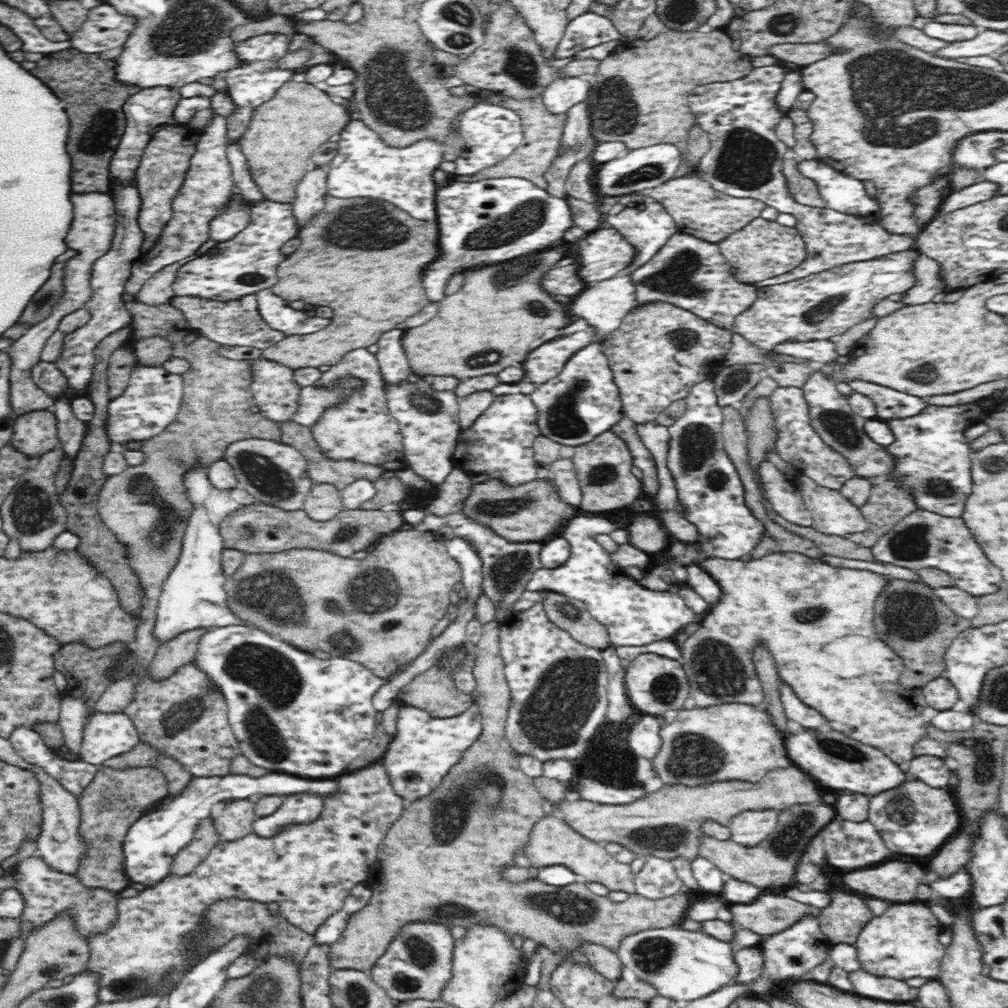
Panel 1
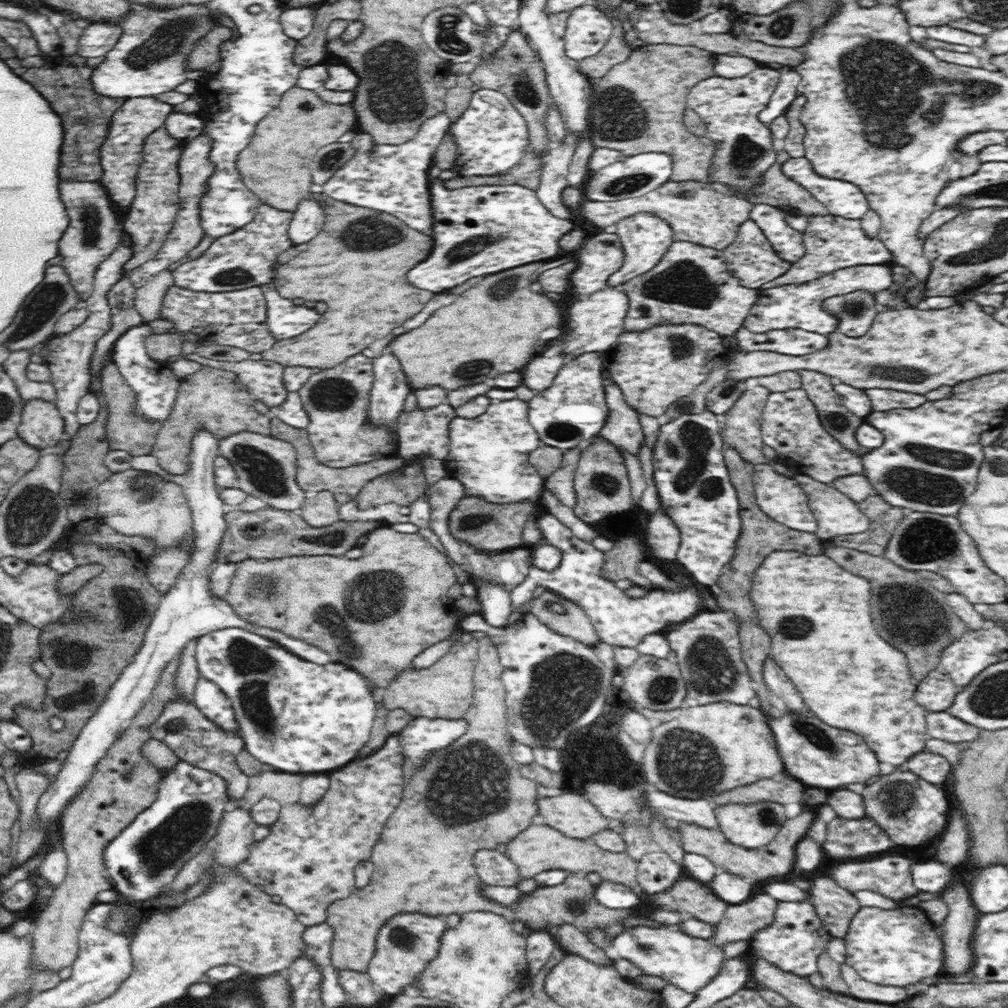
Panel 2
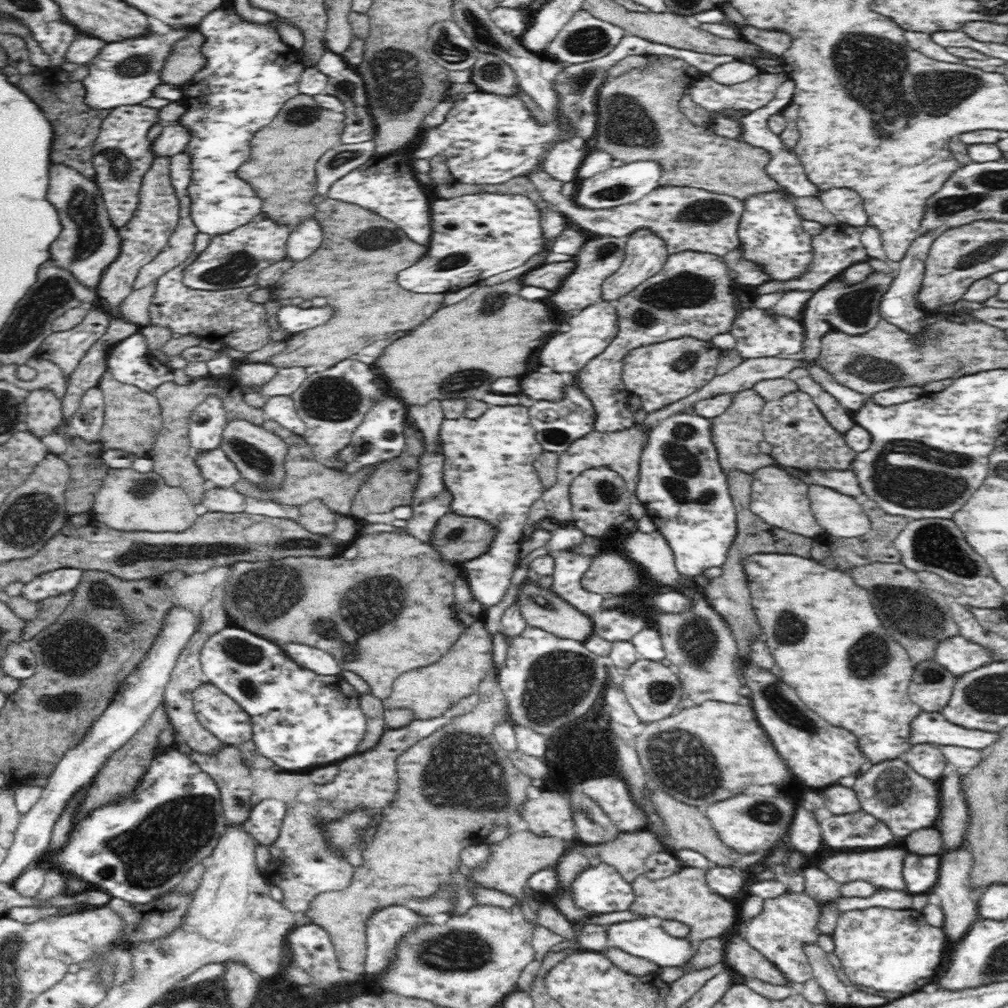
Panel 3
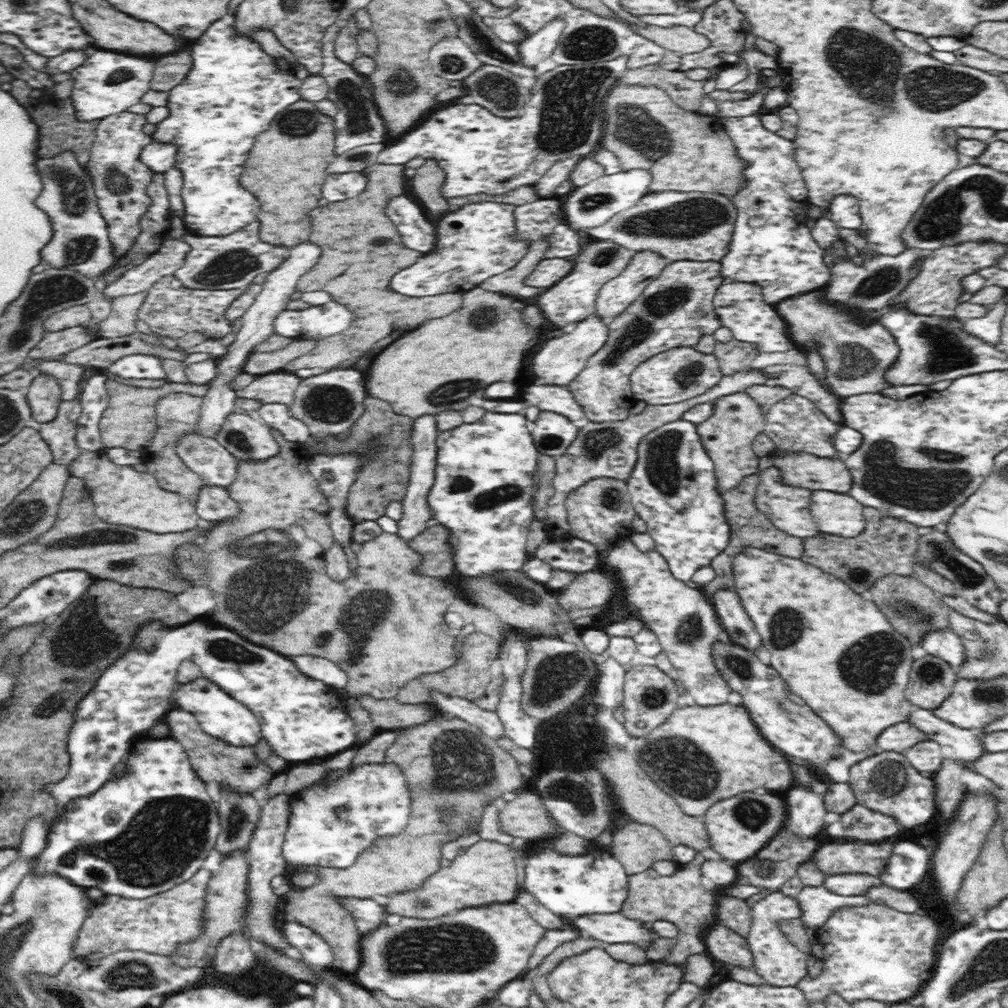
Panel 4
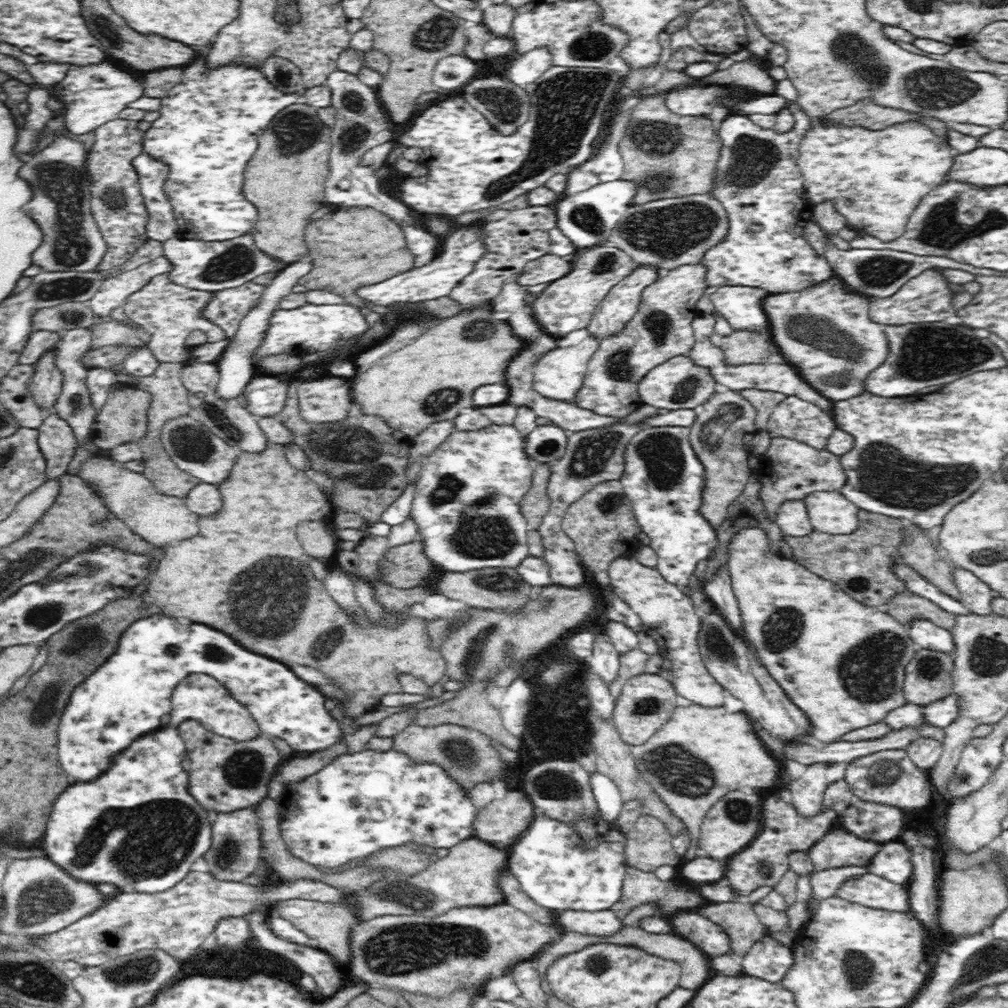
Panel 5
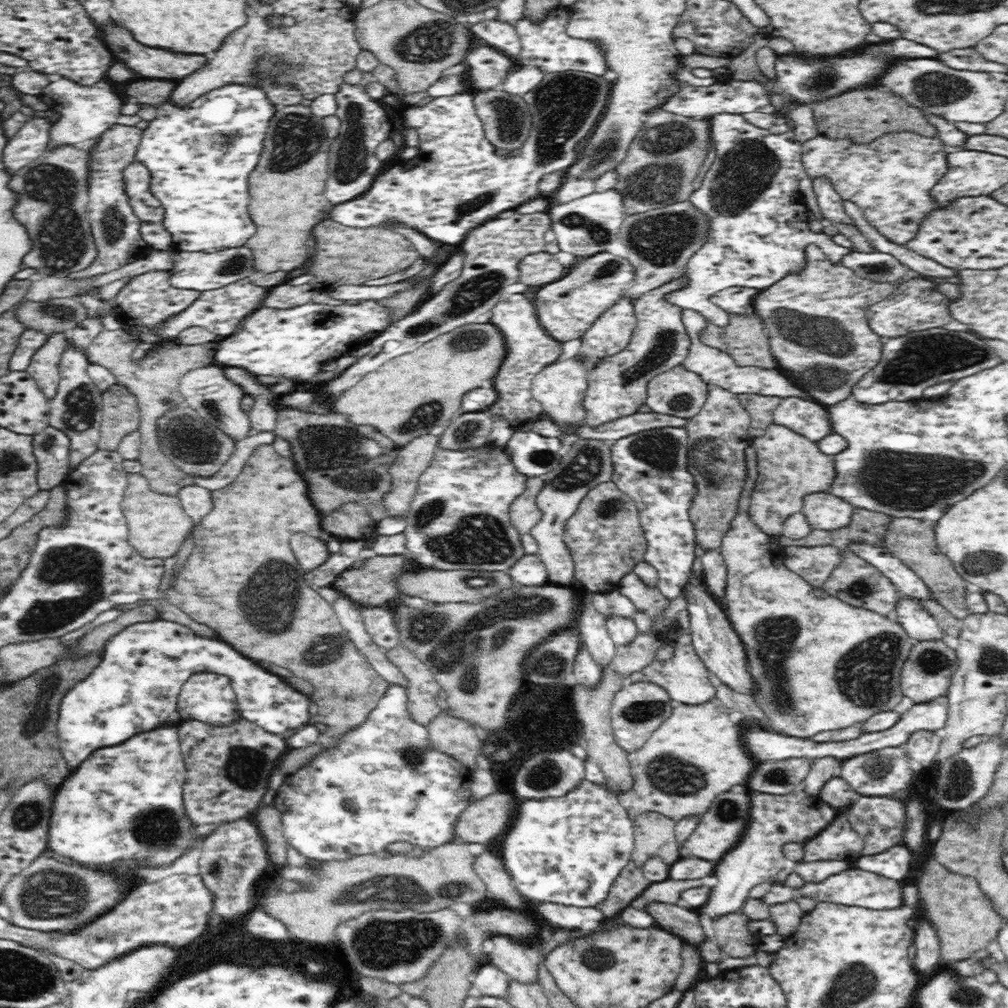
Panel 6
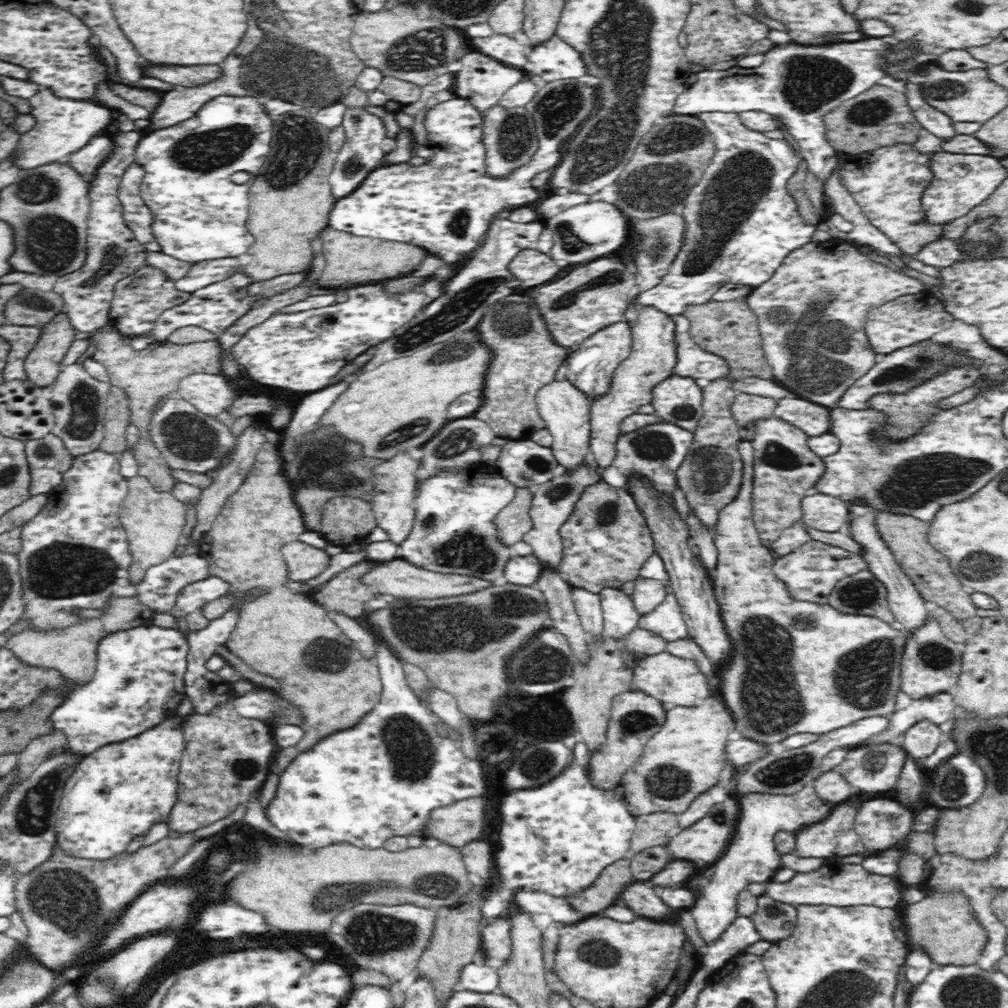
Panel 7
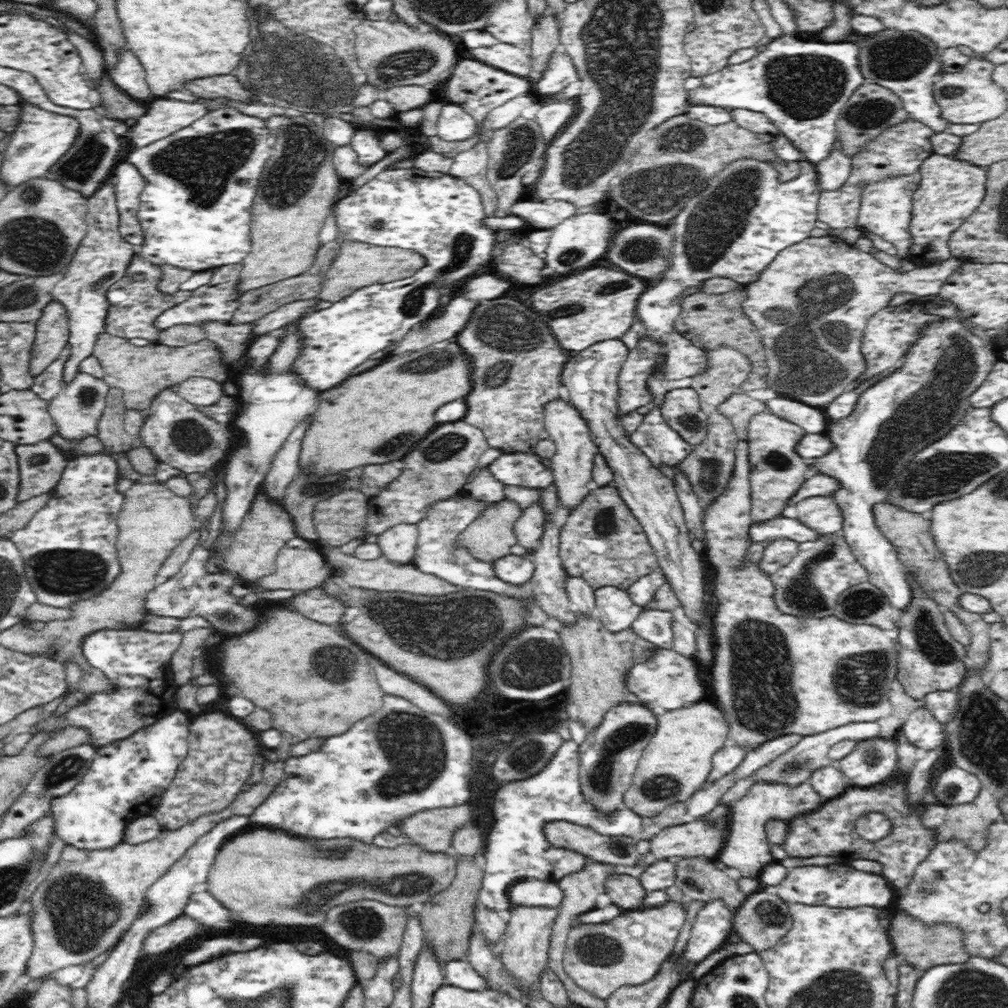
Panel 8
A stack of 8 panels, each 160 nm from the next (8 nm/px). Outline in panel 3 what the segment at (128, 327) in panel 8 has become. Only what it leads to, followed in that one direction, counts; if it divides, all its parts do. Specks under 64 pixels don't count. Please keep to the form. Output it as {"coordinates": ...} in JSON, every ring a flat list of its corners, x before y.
{"coordinates":[[204,233,196,234,194,250,192,250,192,255,188,256,189,261,172,268,156,280,156,290,149,306,150,324,167,326,172,332,178,332,178,334,199,337,210,336,210,334,226,336,232,330,242,330,242,328,252,326,252,352,254,352,272,340,264,306,251,299,251,294,260,288,257,283,222,291,196,291,183,284,183,270,186,265,208,248,212,237]]}

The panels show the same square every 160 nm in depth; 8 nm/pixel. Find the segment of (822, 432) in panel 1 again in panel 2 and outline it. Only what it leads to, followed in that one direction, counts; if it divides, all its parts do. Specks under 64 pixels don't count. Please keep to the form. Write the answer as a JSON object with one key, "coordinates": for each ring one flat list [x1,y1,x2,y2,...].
{"coordinates":[[803,370,798,372,801,376,801,388,806,391,808,398,814,403,822,427,841,446,860,456,869,453,868,448,860,447,856,441,856,430,865,423,865,419,852,414,841,402,835,391,834,378,821,372]]}

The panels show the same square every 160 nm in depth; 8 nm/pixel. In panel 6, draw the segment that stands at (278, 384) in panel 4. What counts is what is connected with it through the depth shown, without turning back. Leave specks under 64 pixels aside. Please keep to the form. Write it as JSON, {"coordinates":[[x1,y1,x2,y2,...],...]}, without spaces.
{"coordinates":[[223,366,224,374,242,387,244,394,254,399,254,404,249,410,249,419,252,423,252,434,258,431,274,431,277,420,280,396,274,396,266,384,258,384,248,370,242,368]]}

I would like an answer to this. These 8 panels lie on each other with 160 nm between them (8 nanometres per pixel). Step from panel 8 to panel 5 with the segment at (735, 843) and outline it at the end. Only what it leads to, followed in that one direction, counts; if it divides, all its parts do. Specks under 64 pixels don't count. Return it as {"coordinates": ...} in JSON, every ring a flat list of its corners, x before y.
{"coordinates":[[769,795,765,800,762,800,762,827,761,831,743,851,736,853,735,856,728,862,728,870,726,870,726,878,732,884,734,895,748,896,760,886,775,887,784,876,784,873,789,870,788,855,791,852,807,852,812,845,815,845,828,831,831,830,836,818,839,819,840,814,836,814,832,809,824,809,821,813,817,813,813,817,805,817,801,814,795,805,785,801,780,796]]}

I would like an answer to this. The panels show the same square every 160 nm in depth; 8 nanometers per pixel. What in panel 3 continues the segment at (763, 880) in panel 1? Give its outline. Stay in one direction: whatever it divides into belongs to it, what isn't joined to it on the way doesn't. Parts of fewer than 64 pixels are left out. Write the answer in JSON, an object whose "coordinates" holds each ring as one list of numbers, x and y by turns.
{"coordinates":[[664,791,652,792,652,804,654,804,656,812,664,820,665,828,667,828,669,834,669,846,676,848,677,851,688,849,699,852,714,864,718,864,718,866,736,868,743,854,738,854,732,847,724,848,724,842,716,836,716,830,714,830,710,819,706,814,702,814,701,809,694,808,684,802,678,802,673,796]]}

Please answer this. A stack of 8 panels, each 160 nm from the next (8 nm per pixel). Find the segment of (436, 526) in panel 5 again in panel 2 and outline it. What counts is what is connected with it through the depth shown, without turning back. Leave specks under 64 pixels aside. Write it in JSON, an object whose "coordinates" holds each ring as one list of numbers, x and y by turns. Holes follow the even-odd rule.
{"coordinates":[[493,399,484,414,473,419,453,418,450,426,449,457,444,460,446,475,458,478,466,489,466,496,483,499,495,506,505,506,508,503,528,503,540,501,545,489,545,478,530,465,529,456,541,446,536,430,529,424,529,403,520,400],[472,578,472,583,477,587,476,599,482,603,481,616,490,626,504,627,513,612,511,592,500,585,492,585,490,581,482,581,479,578]]}

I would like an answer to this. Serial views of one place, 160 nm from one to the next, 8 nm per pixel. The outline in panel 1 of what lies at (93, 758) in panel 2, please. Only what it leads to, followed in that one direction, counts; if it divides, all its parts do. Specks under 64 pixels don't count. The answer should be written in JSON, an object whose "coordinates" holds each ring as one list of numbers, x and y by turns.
{"coordinates":[[194,468,184,477,184,484,188,489,188,496,194,504,194,510,187,519,185,533,181,546,181,553,175,568,163,582,163,588,156,609,156,626,153,633,160,641,170,640,180,632,204,626,222,627,230,624,246,624,244,620,230,612,226,602,224,583,228,576,225,575,222,565,223,549,222,535,219,527,214,526,208,518,204,507,204,499,210,492,210,479,206,470]]}

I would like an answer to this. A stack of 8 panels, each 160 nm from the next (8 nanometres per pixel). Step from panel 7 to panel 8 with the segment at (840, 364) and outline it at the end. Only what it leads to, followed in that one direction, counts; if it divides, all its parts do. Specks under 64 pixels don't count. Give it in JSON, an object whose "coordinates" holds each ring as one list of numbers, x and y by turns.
{"coordinates":[[832,236,810,237,784,248,756,281,746,285,747,295,741,304,754,324,762,320,764,312,770,322,786,324,786,332,776,338,774,348,763,344,769,368,767,386,780,396,810,406,828,406,865,372,865,358,861,351,864,330,860,332,838,324,826,324,818,332,812,332,810,322,844,306,848,300,862,300,866,306,874,304,880,310,886,300,892,300,900,293,914,295,917,299,938,295,943,284,961,265,960,259,951,257,932,263,932,266,917,266,908,272,899,272,854,245,842,242,840,246]]}

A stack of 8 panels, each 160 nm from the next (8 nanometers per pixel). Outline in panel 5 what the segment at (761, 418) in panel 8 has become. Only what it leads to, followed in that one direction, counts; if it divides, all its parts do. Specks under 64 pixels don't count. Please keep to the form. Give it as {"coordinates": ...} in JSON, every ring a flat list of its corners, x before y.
{"coordinates":[[774,437,768,450,758,460,756,473,760,481,760,501,764,504,766,518,774,519,784,502,805,499,812,492,841,491,845,486,846,476,840,457,831,454,827,449,803,444,802,441]]}

